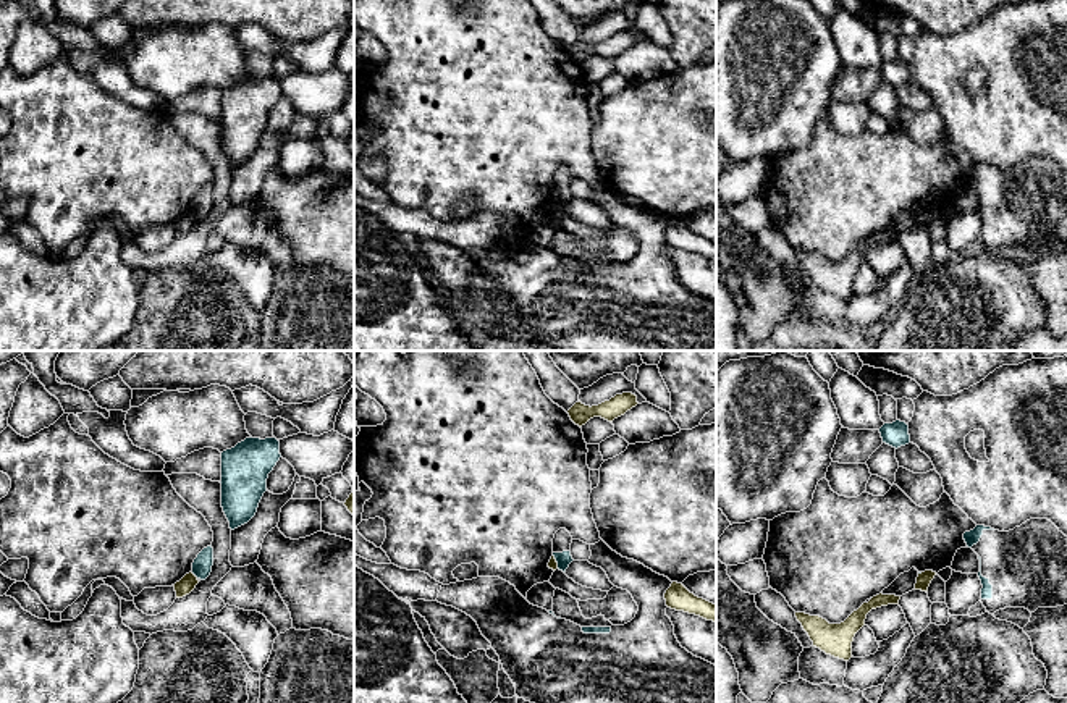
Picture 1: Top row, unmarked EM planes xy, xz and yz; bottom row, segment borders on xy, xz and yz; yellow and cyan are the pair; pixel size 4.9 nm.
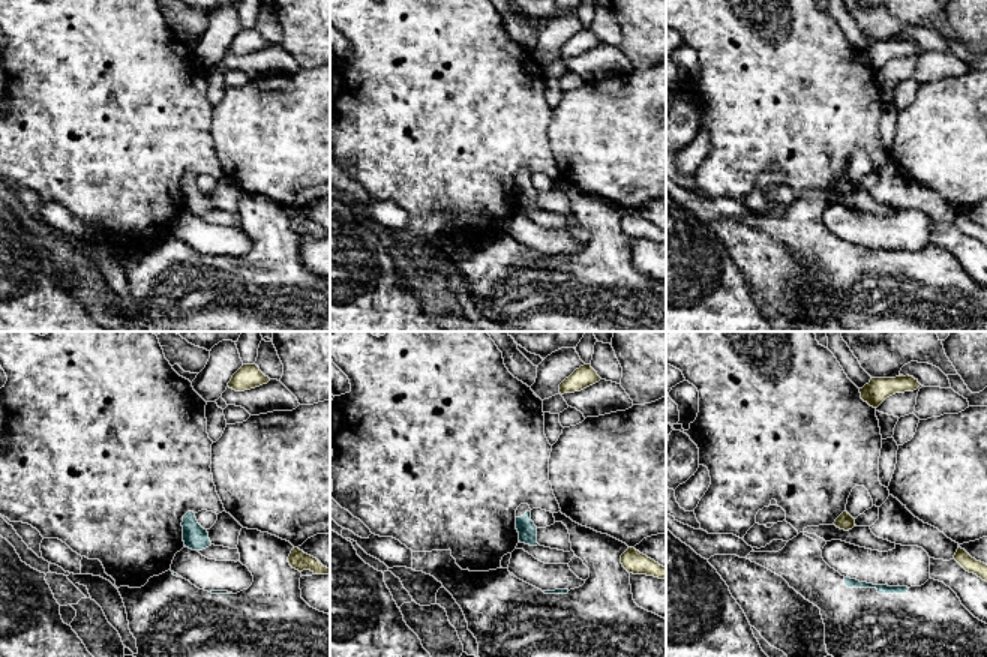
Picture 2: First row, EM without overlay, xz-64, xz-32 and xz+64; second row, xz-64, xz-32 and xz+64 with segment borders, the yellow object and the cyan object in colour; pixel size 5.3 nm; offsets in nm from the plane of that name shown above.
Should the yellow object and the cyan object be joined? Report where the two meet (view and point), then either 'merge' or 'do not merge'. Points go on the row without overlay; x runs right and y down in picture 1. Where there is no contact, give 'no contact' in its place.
contact xy (193, 212); do not merge

